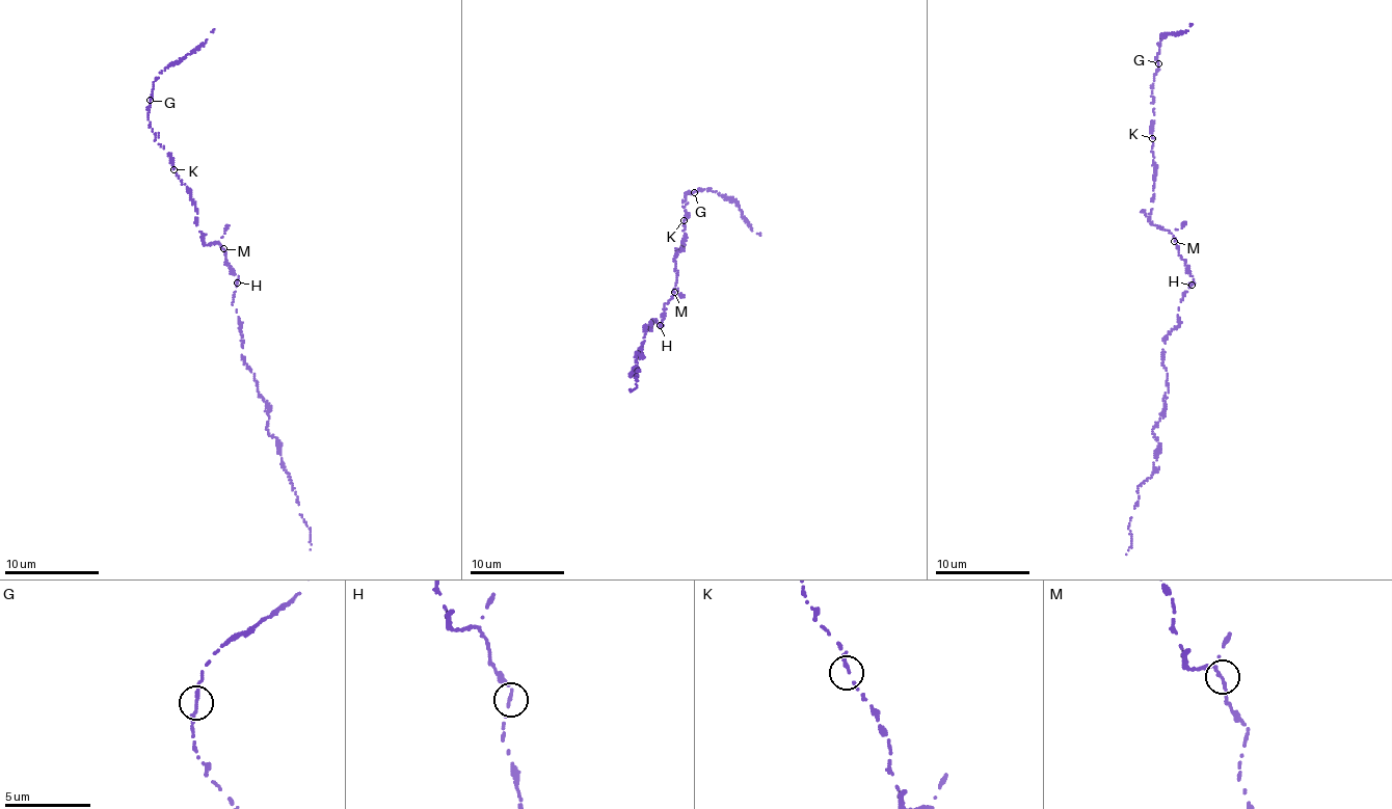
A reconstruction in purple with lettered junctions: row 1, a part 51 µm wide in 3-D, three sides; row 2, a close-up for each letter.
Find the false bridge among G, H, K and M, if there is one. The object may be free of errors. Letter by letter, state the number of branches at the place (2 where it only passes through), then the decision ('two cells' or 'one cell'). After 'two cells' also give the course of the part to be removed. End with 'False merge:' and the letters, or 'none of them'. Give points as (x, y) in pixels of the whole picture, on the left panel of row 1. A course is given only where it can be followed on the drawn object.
G: 2 branches meet; one cell
H: 1 branches meet; one cell
K: 1 branches meet; one cell
M: 2 branches meet; one cell
False merge: none of them

